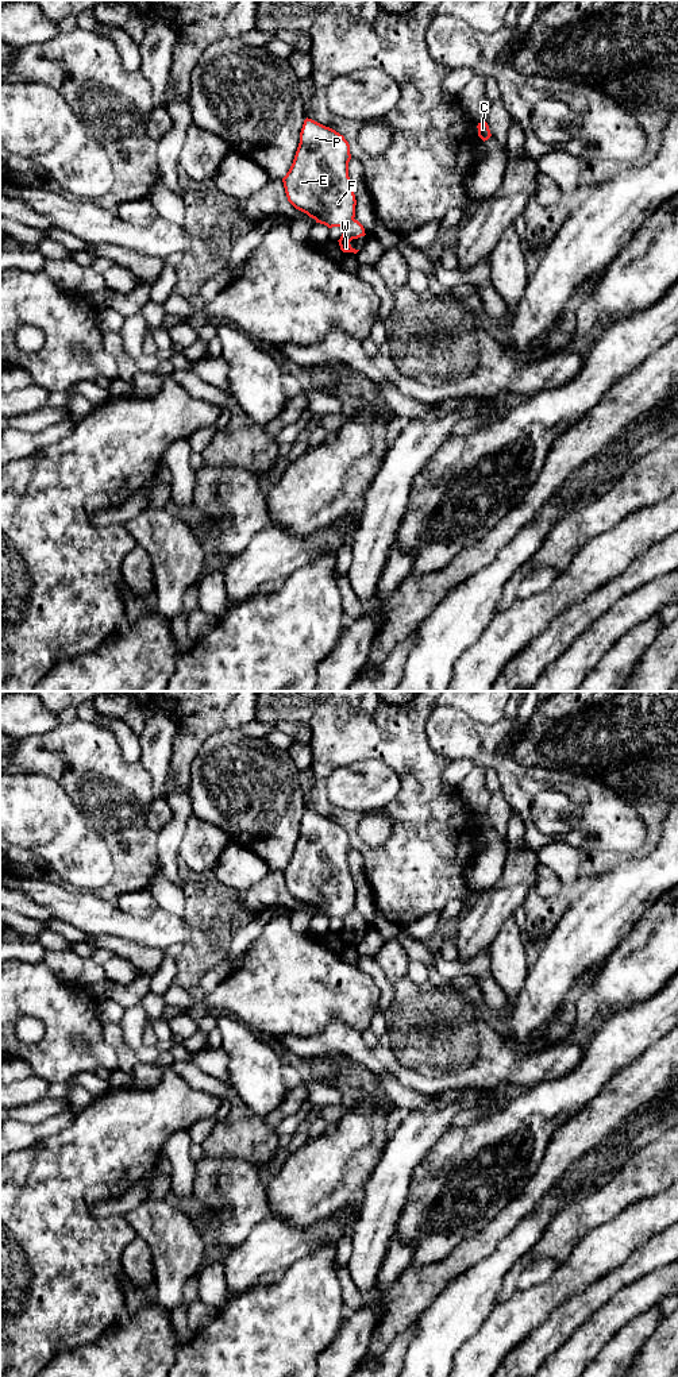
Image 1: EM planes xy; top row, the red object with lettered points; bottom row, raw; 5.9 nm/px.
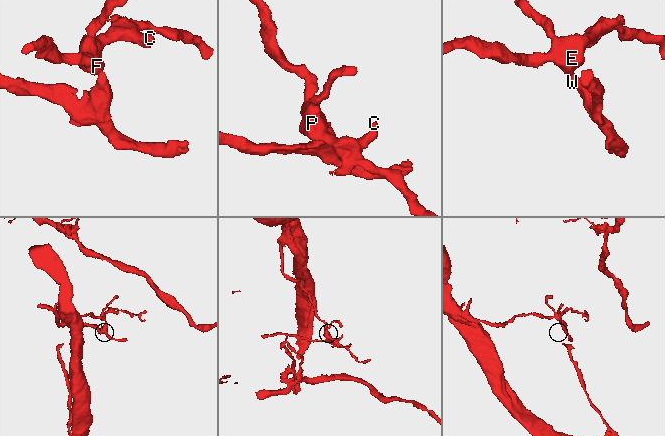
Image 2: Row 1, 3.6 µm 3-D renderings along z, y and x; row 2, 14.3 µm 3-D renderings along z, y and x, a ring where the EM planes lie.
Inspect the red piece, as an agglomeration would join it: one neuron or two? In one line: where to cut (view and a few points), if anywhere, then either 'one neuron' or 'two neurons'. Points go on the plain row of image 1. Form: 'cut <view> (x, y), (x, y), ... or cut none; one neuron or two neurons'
cut xy (353, 909), (342, 918); two neurons

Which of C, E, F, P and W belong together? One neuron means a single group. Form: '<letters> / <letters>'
C E F P / W

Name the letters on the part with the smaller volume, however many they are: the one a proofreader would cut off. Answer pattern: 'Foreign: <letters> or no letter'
Foreign: W

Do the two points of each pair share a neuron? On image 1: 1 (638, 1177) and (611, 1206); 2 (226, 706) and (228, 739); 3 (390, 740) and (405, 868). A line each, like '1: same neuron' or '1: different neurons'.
1: same neuron
2: different neurons
3: same neuron

